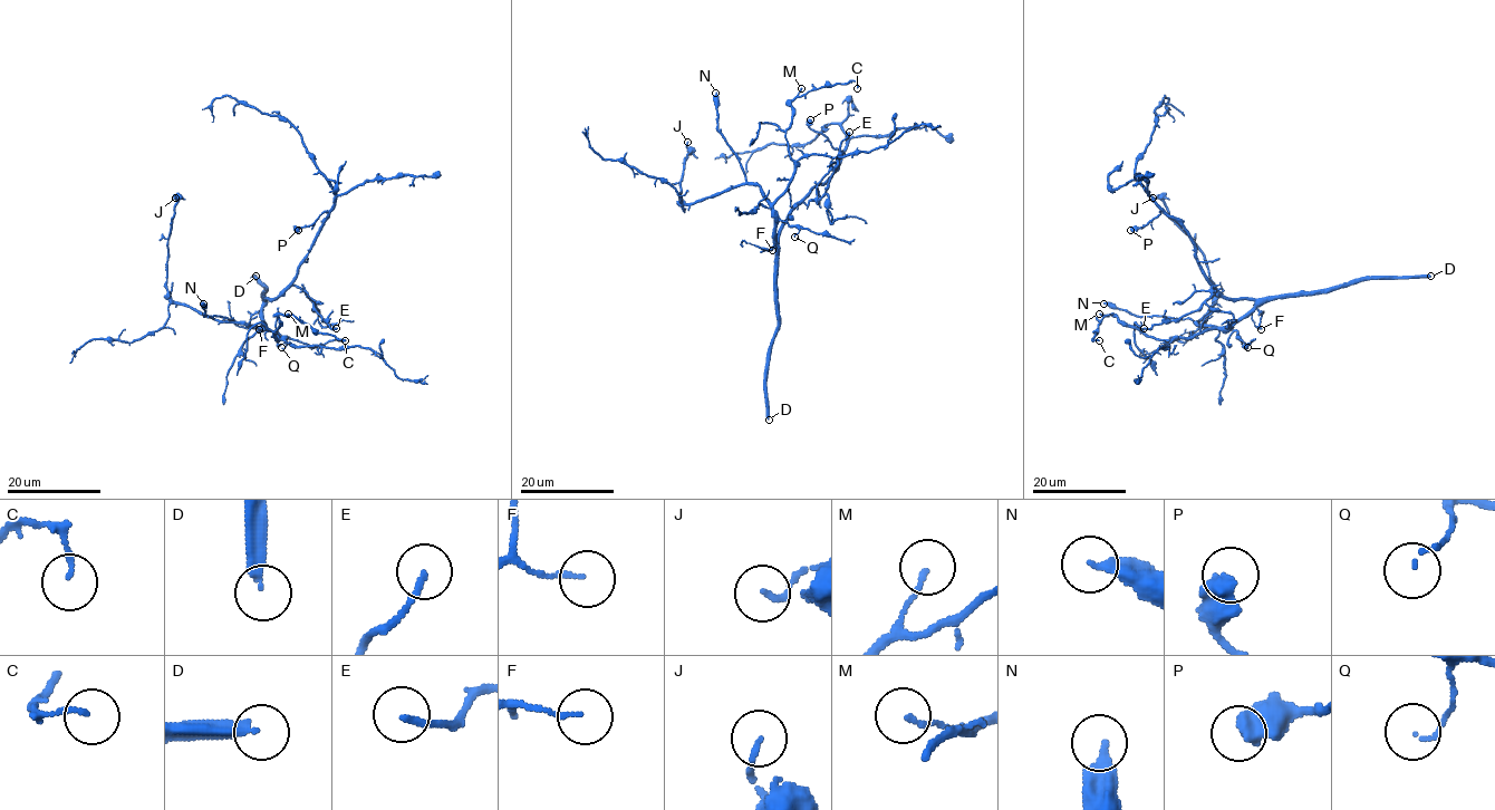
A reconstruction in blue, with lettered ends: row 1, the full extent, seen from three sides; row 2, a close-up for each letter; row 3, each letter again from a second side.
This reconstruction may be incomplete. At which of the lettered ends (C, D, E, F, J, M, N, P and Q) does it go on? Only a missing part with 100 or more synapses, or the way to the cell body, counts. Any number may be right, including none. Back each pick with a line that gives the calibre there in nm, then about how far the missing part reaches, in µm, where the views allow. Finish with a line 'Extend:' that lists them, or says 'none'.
D: calibre 300 nm; missing 200 µm
Extend: D

